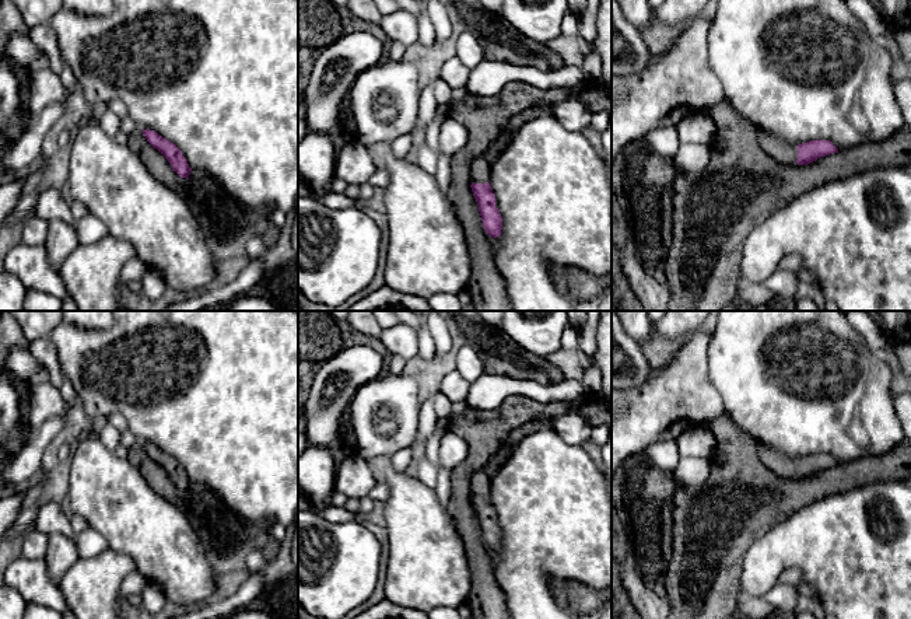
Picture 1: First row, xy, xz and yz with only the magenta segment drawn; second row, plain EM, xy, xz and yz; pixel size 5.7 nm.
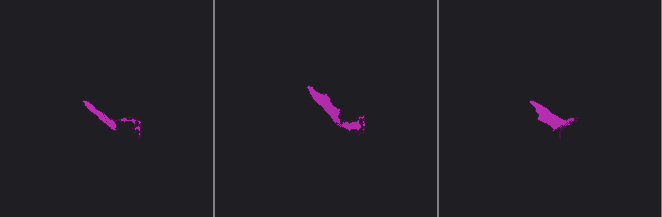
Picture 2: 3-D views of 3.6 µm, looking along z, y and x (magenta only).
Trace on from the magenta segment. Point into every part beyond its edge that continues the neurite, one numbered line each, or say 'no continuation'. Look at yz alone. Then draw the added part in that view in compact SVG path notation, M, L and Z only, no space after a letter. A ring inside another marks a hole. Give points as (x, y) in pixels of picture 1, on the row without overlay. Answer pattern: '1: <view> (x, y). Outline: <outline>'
1: yz (773, 460). Outline: M757 443L757 454L761 462L781 478L793 479L798 473L798 462L792 458L784 458L778 451L763 443Z

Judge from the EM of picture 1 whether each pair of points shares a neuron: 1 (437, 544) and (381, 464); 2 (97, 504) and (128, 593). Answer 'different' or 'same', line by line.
1: same
2: different

